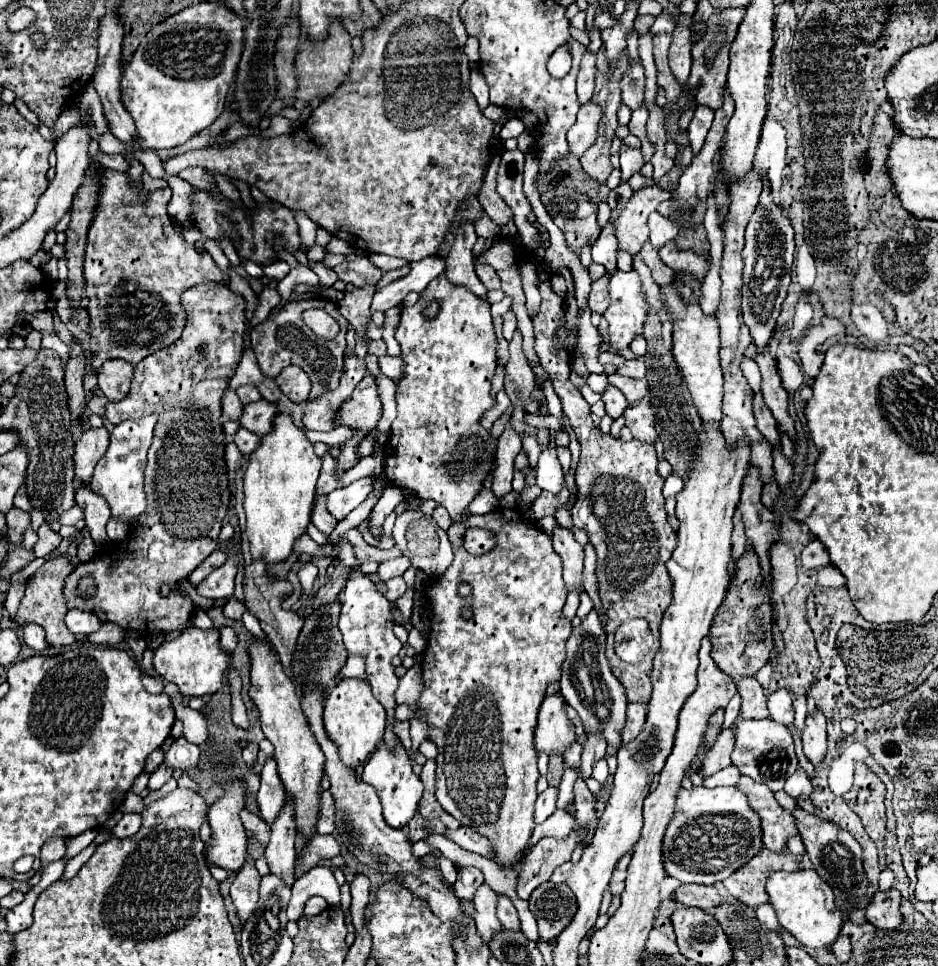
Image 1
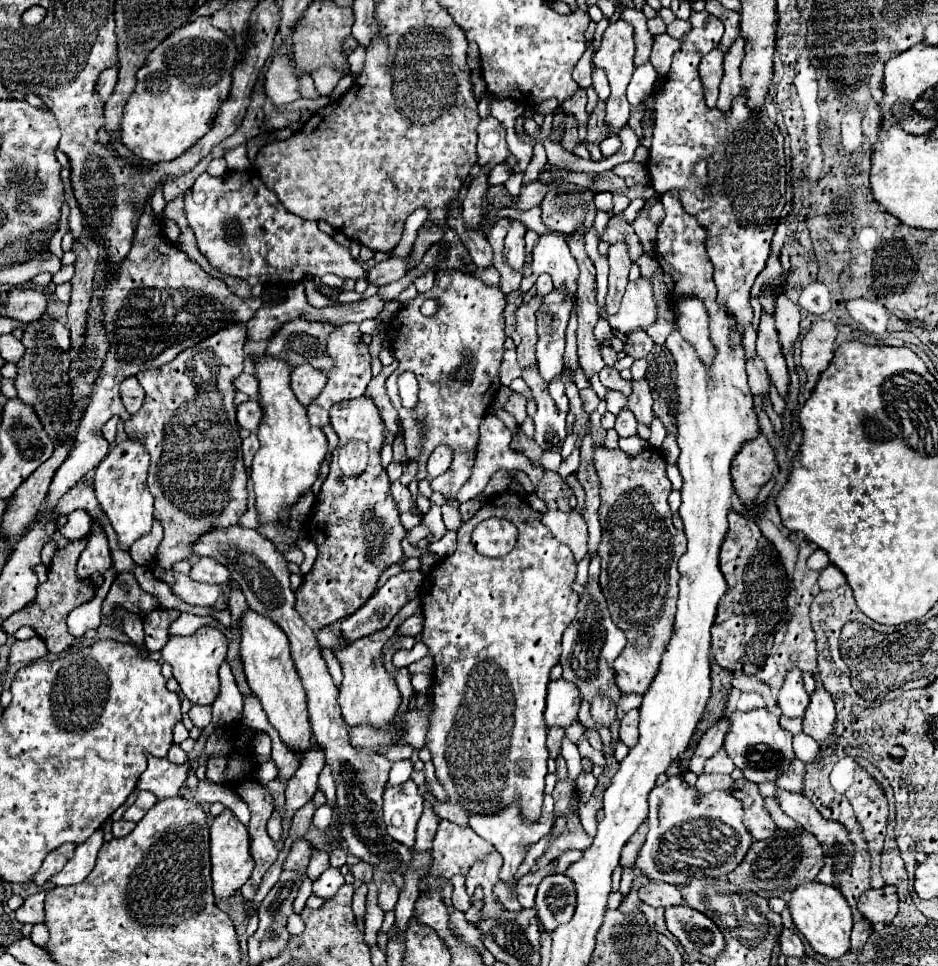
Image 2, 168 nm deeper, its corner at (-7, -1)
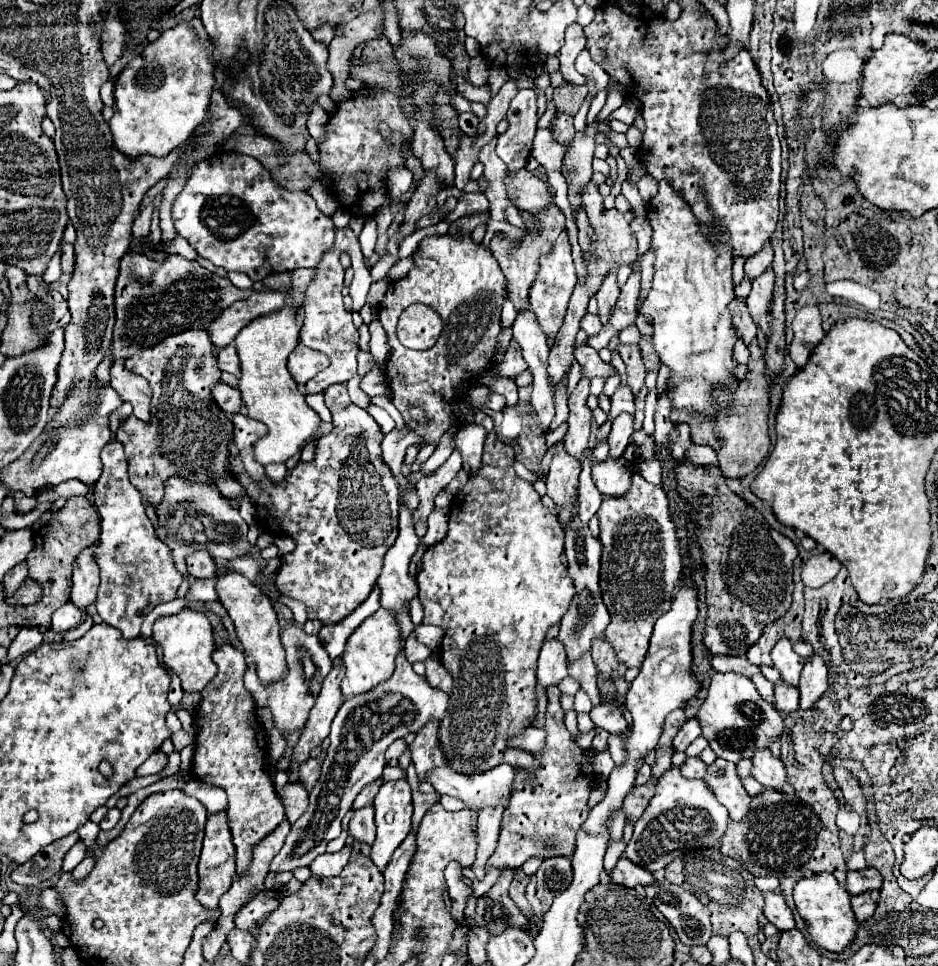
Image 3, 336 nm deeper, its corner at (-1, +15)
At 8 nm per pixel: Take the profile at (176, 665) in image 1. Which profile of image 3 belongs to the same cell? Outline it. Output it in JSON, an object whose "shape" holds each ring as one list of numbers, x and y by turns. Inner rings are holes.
{"shape":[[183,608,177,614,157,618,153,624,153,640,163,650,163,662,181,678,181,686,185,692,201,692,207,686,207,682,215,676,217,666,211,660,215,650,213,630,203,612]]}

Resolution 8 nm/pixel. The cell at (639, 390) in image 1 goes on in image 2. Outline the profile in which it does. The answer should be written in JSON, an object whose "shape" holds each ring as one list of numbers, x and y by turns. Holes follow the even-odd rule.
{"shape":[[606,365,605,368,599,372,599,378,601,378,601,382,603,382,605,388,619,390,619,392,623,392,625,396,629,396,629,394,633,392,633,382,621,378,621,374,617,372,615,368,611,368,611,366]]}

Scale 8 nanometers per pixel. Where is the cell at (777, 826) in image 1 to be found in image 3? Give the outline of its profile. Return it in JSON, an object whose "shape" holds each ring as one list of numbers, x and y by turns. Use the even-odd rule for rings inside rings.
{"shape":[[717,758,703,776,707,788,715,794,715,798,729,810,729,818,743,820,749,812,751,796,745,792,733,762,725,762]]}

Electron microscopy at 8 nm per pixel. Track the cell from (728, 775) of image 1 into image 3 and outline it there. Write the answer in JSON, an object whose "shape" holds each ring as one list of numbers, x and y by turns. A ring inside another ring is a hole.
{"shape":[[687,758,679,770,685,778,703,778,705,768,707,768,707,764,703,764,699,758]]}

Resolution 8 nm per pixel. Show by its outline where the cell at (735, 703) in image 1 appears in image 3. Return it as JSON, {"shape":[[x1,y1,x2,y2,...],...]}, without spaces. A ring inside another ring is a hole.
{"shape":[[689,718,677,732,677,736,673,738,673,746,675,750,685,750,695,738,701,736,701,726,697,722,697,718]]}

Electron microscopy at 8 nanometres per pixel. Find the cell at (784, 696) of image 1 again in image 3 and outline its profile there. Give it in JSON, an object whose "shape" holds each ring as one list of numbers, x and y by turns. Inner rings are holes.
{"shape":[[781,638,773,650,771,650,771,658,773,658,773,666,781,672,781,678,787,680,787,684,799,684,799,674,803,668,803,658,799,654,795,654,791,640]]}

